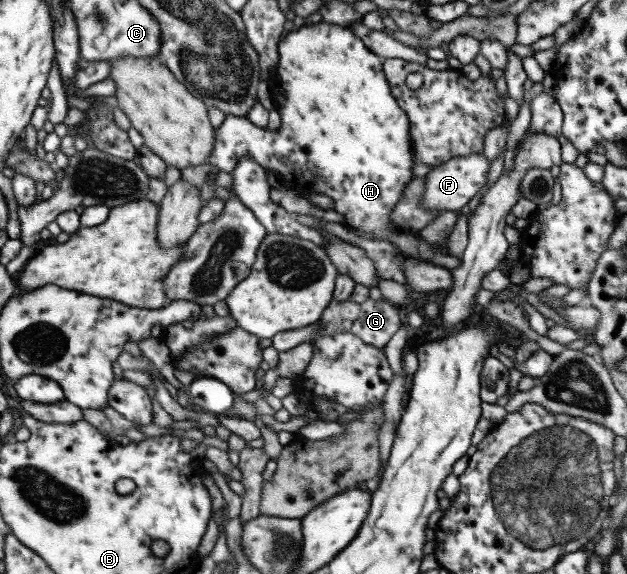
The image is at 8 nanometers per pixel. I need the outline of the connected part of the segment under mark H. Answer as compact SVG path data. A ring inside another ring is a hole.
M323 21L312 26L303 25L299 30L288 29L287 35L279 41L278 48L279 62L269 82L273 88L275 108L281 115L281 127L278 130L259 128L245 117L227 115L221 126L216 128L215 145L213 145L213 151L211 151L209 159L207 159L207 164L213 166L214 169L219 168L219 170L223 170L223 172L231 175L237 166L237 162L243 156L252 156L257 160L257 164L263 168L274 170L286 179L295 179L298 184L297 188L301 189L303 193L318 192L332 198L335 203L334 210L344 216L346 226L371 234L377 240L386 240L385 238L391 235L393 230L395 231L395 226L391 224L391 212L393 212L395 204L401 198L402 191L407 183L414 178L413 167L415 165L415 158L413 158L413 140L411 140L411 130L409 130L409 118L407 118L405 110L401 108L400 104L392 96L382 68L383 59L373 54L348 27L327 24Z

